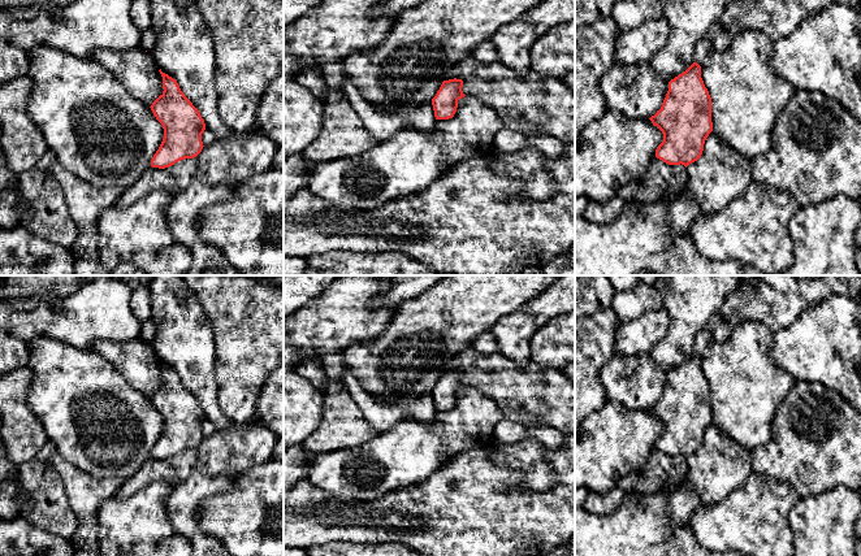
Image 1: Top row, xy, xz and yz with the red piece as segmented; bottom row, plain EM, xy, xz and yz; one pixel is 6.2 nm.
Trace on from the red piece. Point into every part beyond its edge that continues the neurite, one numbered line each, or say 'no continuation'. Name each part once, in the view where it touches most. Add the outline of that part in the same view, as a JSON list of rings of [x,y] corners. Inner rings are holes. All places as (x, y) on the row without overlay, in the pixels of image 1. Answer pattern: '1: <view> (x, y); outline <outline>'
no continuation

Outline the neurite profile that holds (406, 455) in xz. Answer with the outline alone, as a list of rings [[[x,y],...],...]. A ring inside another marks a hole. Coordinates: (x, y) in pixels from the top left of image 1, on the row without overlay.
[[[464,387],[458,391],[454,408],[437,411],[429,423],[406,416],[390,430],[377,433],[375,438],[355,448],[316,455],[307,479],[332,496],[373,501],[388,492],[417,486],[455,455],[485,447],[492,442],[494,427],[503,418],[496,401],[479,388]]]

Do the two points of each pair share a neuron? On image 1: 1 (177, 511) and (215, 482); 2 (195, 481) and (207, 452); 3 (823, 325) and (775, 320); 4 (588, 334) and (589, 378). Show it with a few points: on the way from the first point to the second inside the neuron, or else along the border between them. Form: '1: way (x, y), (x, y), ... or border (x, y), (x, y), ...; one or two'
1: way (186, 502), (202, 486), (206, 486); one
2: border (195, 470), (198, 472); two
3: border (817, 303), (808, 307), (790, 325), (774, 333); two
4: way (588, 344), (588, 368); one

